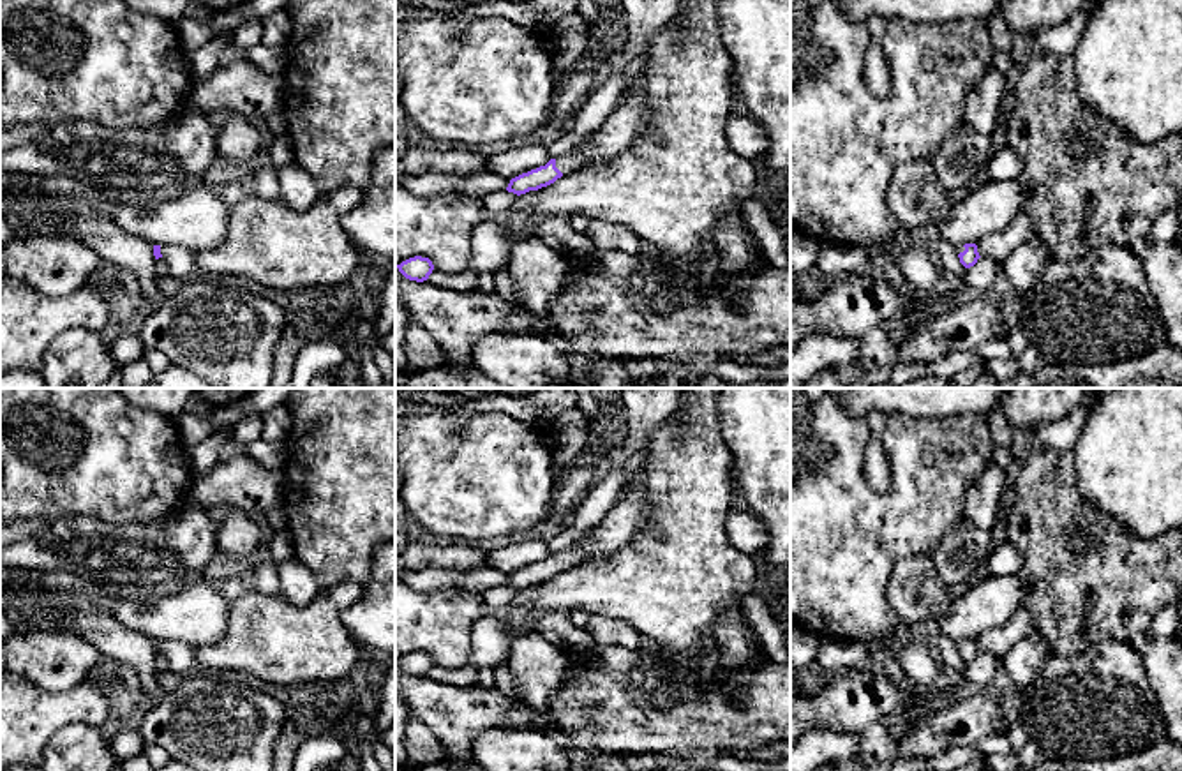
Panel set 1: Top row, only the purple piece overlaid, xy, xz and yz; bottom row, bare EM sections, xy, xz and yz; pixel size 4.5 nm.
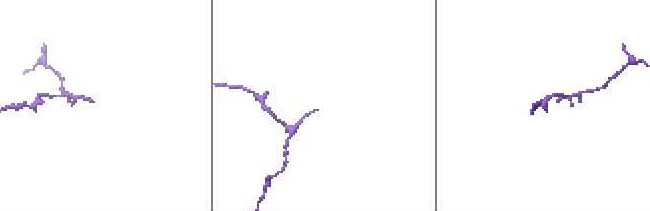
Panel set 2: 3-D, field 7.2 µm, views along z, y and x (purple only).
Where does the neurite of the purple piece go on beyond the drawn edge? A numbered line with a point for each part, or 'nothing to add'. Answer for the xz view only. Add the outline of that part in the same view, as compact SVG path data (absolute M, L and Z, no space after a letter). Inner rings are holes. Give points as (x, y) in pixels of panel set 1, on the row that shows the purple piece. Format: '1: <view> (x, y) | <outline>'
1: xz (568, 163) | M566 153L559 159L556 159L556 168L563 175L570 175L570 173L577 171L579 168L582 168L582 155L580 153Z

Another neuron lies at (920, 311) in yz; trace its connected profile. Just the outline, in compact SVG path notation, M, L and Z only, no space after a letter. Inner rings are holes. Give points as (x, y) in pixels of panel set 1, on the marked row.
M958 293L914 298L901 316L887 319L882 328L894 346L901 346L921 325L946 314L956 303Z

